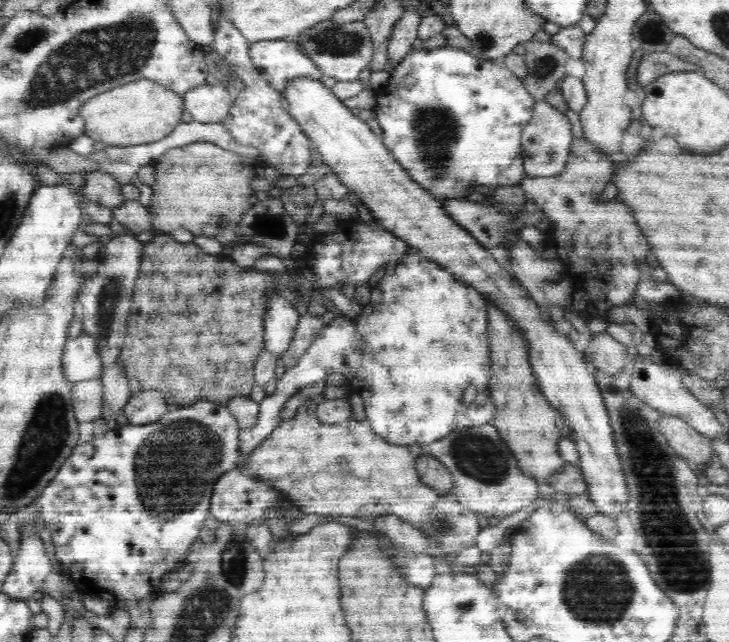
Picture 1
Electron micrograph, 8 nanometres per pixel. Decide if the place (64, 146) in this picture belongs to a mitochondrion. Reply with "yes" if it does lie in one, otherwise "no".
no

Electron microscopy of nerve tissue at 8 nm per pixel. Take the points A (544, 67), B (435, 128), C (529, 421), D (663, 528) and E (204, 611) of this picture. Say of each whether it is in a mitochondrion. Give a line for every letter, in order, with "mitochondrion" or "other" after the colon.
A: mitochondrion
B: mitochondrion
C: other
D: mitochondrion
E: mitochondrion

